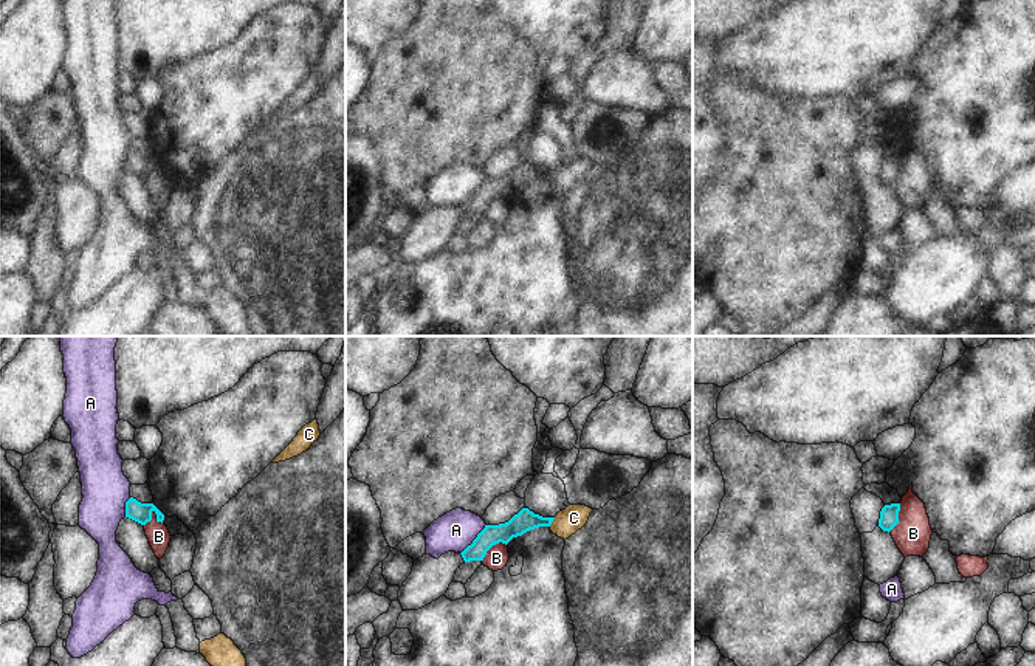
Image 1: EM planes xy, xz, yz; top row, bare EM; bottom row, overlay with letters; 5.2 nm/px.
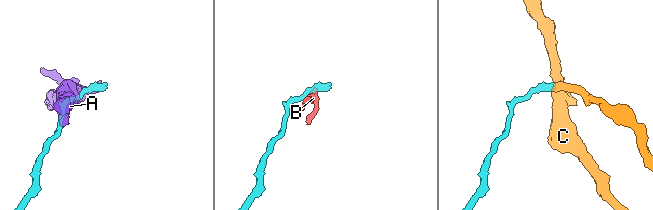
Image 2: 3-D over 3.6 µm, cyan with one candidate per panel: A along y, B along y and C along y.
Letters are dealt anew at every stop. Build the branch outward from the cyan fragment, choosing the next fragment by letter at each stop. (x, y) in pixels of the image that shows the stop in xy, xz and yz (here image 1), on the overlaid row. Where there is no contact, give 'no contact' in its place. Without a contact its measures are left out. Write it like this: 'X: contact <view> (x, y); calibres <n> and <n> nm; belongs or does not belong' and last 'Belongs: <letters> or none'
A: contact xz (474, 539); calibres 110 and 200 nm; does not belong
B: contact xy (151, 518); calibres 110 and 120 nm; does not belong
C: contact xz (552, 521); calibres 110 and 140 nm; belongs
Belongs: C

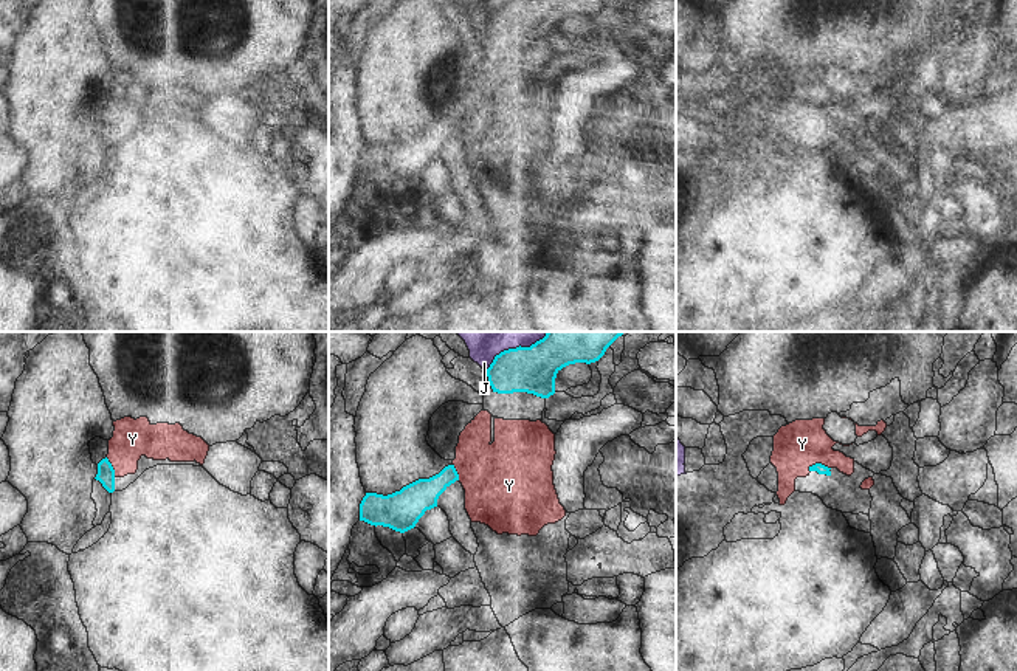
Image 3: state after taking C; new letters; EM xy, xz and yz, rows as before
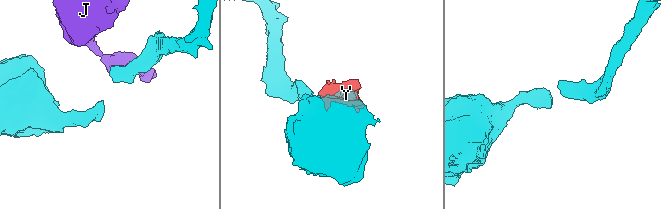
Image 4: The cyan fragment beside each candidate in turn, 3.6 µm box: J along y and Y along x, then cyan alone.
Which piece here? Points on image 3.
J: contact xz (517, 347); calibres 240 and 260 nm; does not belong
Y: contact yz (819, 464); calibres 50 and 260 nm; belongs
Belongs: Y

